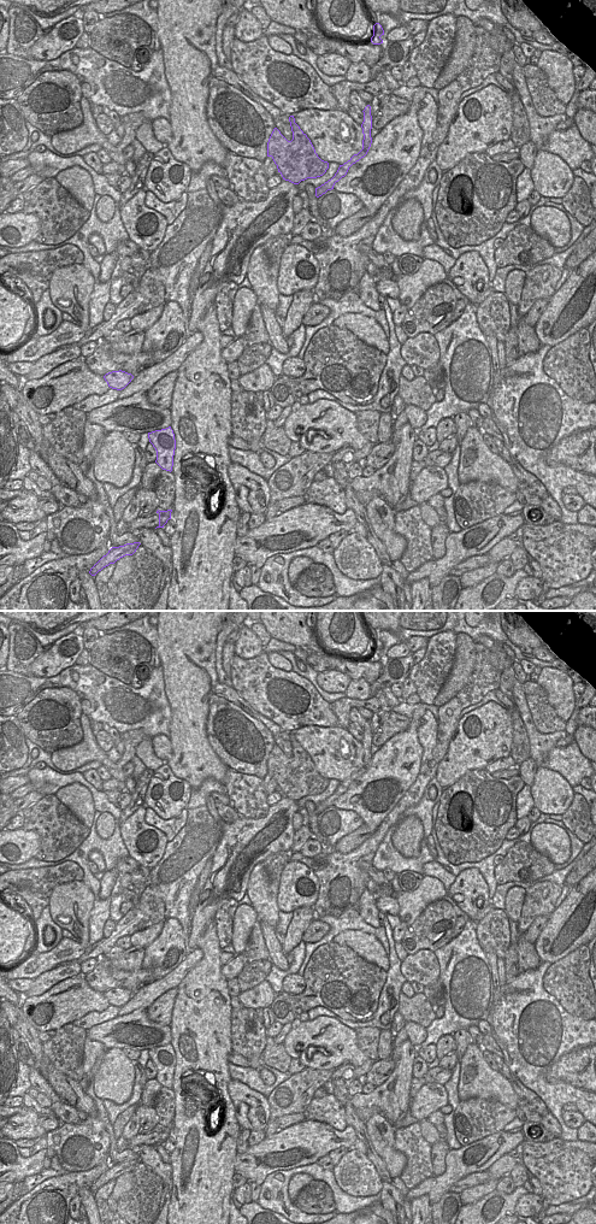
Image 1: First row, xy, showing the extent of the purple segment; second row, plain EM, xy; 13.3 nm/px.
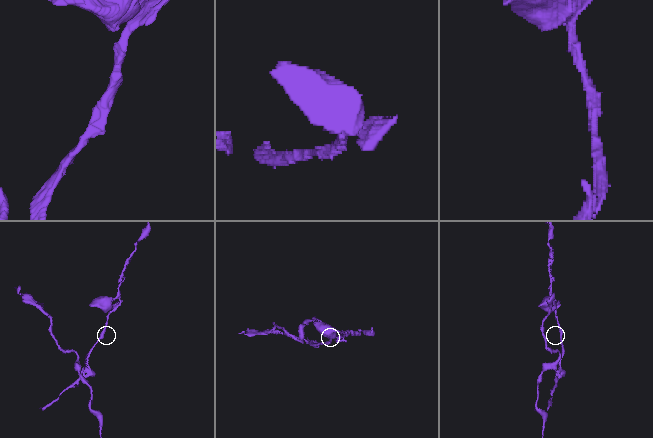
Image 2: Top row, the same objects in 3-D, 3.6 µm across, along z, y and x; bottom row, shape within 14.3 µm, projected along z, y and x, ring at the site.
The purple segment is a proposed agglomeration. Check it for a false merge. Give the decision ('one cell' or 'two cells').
two cells

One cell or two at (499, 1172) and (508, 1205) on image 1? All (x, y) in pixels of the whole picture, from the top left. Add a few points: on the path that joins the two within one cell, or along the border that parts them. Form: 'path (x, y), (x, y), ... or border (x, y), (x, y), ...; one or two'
border (495, 1188), (471, 1204); two

